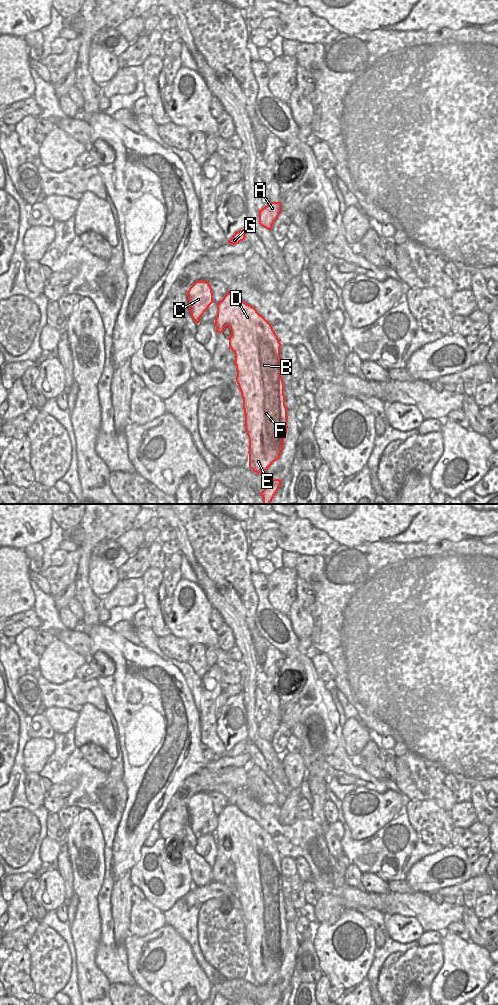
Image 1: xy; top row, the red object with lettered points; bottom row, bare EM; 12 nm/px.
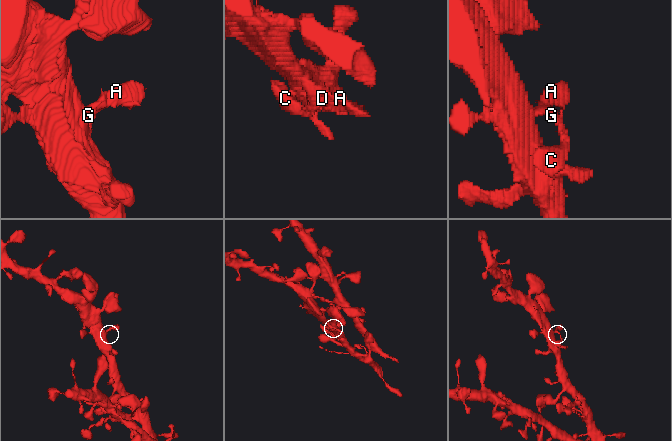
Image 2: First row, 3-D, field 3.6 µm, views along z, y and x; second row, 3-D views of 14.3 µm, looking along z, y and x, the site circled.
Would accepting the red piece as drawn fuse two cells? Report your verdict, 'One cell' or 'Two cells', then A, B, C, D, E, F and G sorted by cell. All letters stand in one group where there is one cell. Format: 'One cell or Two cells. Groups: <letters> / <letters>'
One cell. Groups: A B C D E F G

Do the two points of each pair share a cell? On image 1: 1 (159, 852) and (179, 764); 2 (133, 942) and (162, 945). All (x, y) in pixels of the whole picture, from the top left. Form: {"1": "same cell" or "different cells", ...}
{"1": "different cells", "2": "same cell"}

